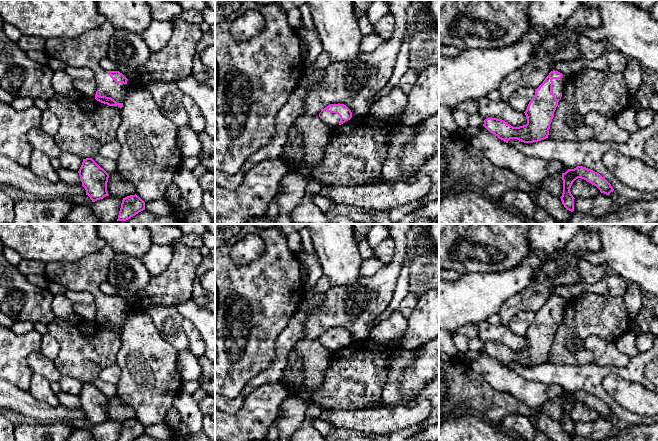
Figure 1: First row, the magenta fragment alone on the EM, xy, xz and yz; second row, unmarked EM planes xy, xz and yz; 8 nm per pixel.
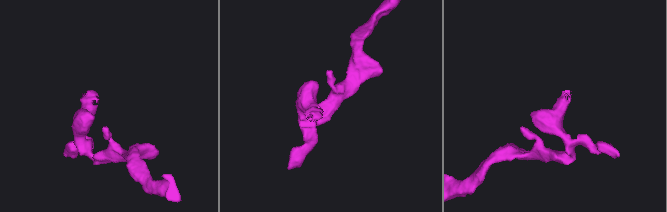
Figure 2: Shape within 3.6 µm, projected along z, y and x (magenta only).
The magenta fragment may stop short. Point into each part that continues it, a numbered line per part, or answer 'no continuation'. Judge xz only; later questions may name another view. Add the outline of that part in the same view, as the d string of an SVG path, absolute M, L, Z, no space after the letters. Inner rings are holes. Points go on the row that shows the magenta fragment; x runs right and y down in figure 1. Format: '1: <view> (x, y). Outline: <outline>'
1: xz (331, 120). Outline: M324 110L320 113L320 118L331 129L339 126L340 116L337 113L330 113Z

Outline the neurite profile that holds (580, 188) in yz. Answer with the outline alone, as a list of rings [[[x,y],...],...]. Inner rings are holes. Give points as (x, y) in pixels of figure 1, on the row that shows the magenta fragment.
[[[578,178],[573,182],[570,192],[574,198],[590,198],[597,196],[600,190],[586,180]]]

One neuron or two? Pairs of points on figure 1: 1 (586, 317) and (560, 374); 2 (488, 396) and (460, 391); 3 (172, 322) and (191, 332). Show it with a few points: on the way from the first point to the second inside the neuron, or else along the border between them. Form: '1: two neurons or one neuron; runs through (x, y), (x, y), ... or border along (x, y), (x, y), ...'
1: two neurons; border along (549, 361), (555, 364), (589, 364)
2: one neuron; runs through (481, 396), (467, 392)
3: two neurons; border along (183, 318), (182, 325), (188, 348)

